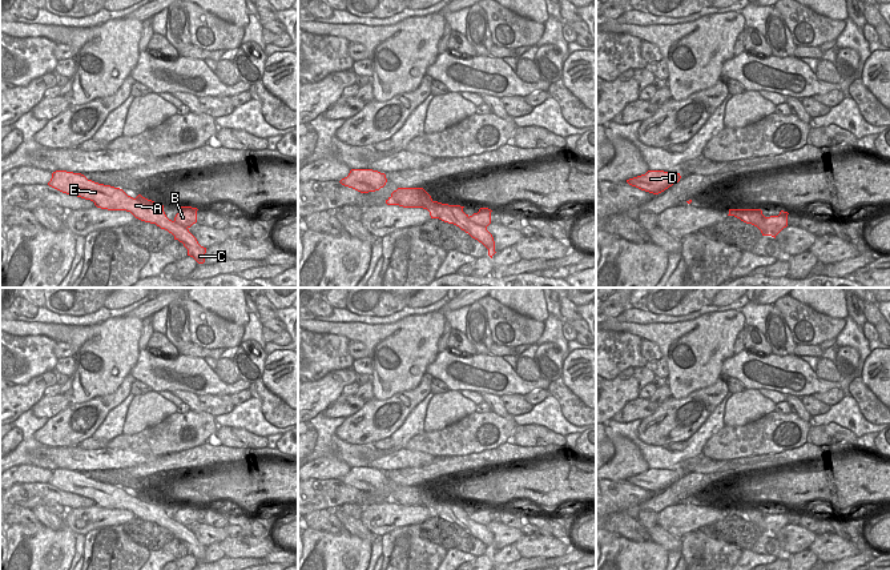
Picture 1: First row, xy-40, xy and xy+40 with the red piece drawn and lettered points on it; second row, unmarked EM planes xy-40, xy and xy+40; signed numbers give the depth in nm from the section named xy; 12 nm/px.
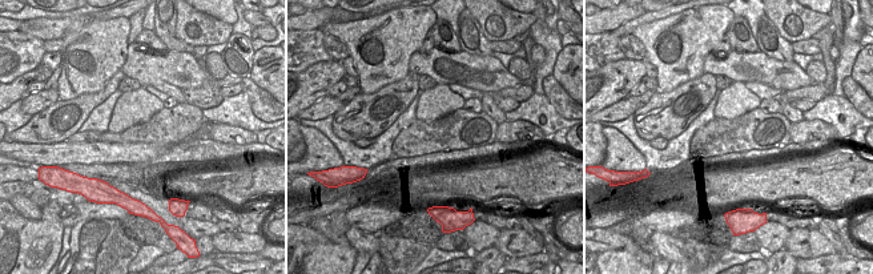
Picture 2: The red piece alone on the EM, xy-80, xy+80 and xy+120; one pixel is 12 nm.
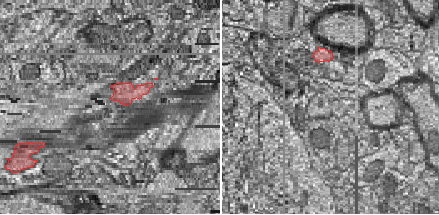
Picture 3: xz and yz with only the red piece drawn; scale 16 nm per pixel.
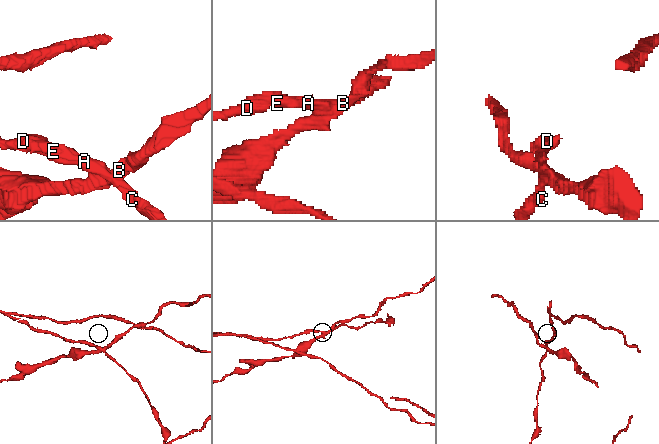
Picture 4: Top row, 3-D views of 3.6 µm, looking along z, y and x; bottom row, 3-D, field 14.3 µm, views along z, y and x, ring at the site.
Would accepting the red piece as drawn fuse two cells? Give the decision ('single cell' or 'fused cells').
fused cells

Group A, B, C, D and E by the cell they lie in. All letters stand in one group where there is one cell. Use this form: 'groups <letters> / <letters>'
groups A C D E / B

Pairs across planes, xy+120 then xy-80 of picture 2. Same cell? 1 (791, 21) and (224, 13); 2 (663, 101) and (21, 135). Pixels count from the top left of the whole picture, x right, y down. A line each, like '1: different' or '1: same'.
1: different
2: same

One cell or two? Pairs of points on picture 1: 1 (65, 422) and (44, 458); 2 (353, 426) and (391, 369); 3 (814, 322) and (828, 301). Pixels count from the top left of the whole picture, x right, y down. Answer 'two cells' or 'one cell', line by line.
1: two cells
2: two cells
3: two cells

